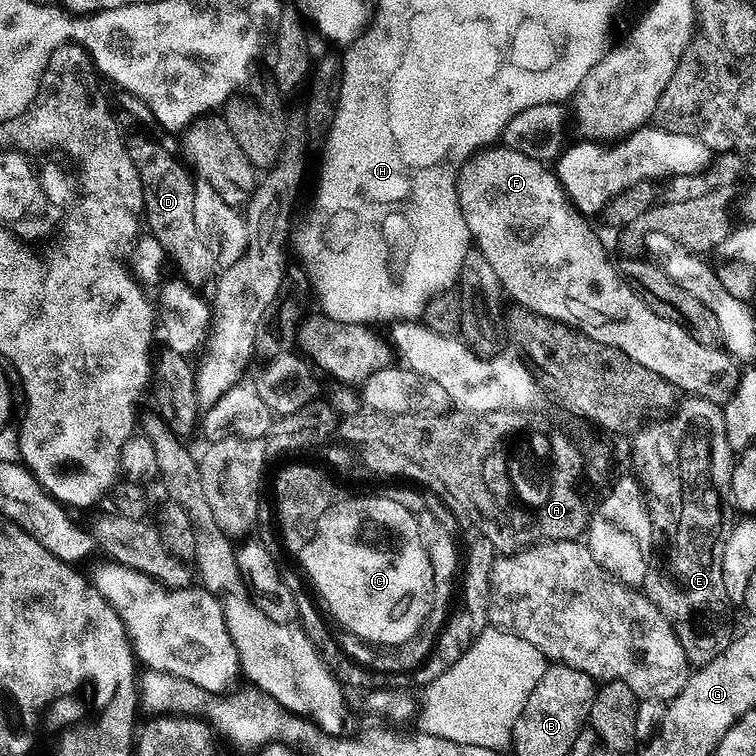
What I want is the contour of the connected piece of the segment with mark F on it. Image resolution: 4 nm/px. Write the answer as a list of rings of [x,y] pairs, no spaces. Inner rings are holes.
[[[493,146],[468,161],[460,170],[458,181],[460,205],[475,247],[494,266],[502,287],[532,314],[544,316],[579,328],[594,342],[612,344],[622,354],[630,354],[634,362],[654,370],[689,397],[700,396],[718,405],[725,405],[736,395],[742,368],[723,347],[703,344],[689,334],[678,320],[662,318],[642,302],[642,298],[620,274],[620,269],[608,257],[600,236],[591,228],[589,217],[577,210],[564,193],[555,171],[545,161],[535,160],[507,146]]]

